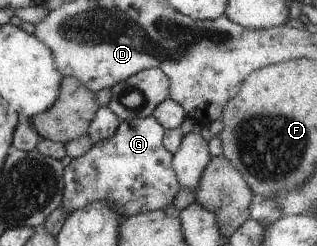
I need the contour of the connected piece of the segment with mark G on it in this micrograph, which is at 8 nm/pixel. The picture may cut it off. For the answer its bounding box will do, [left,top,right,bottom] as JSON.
[62,115,181,218]

